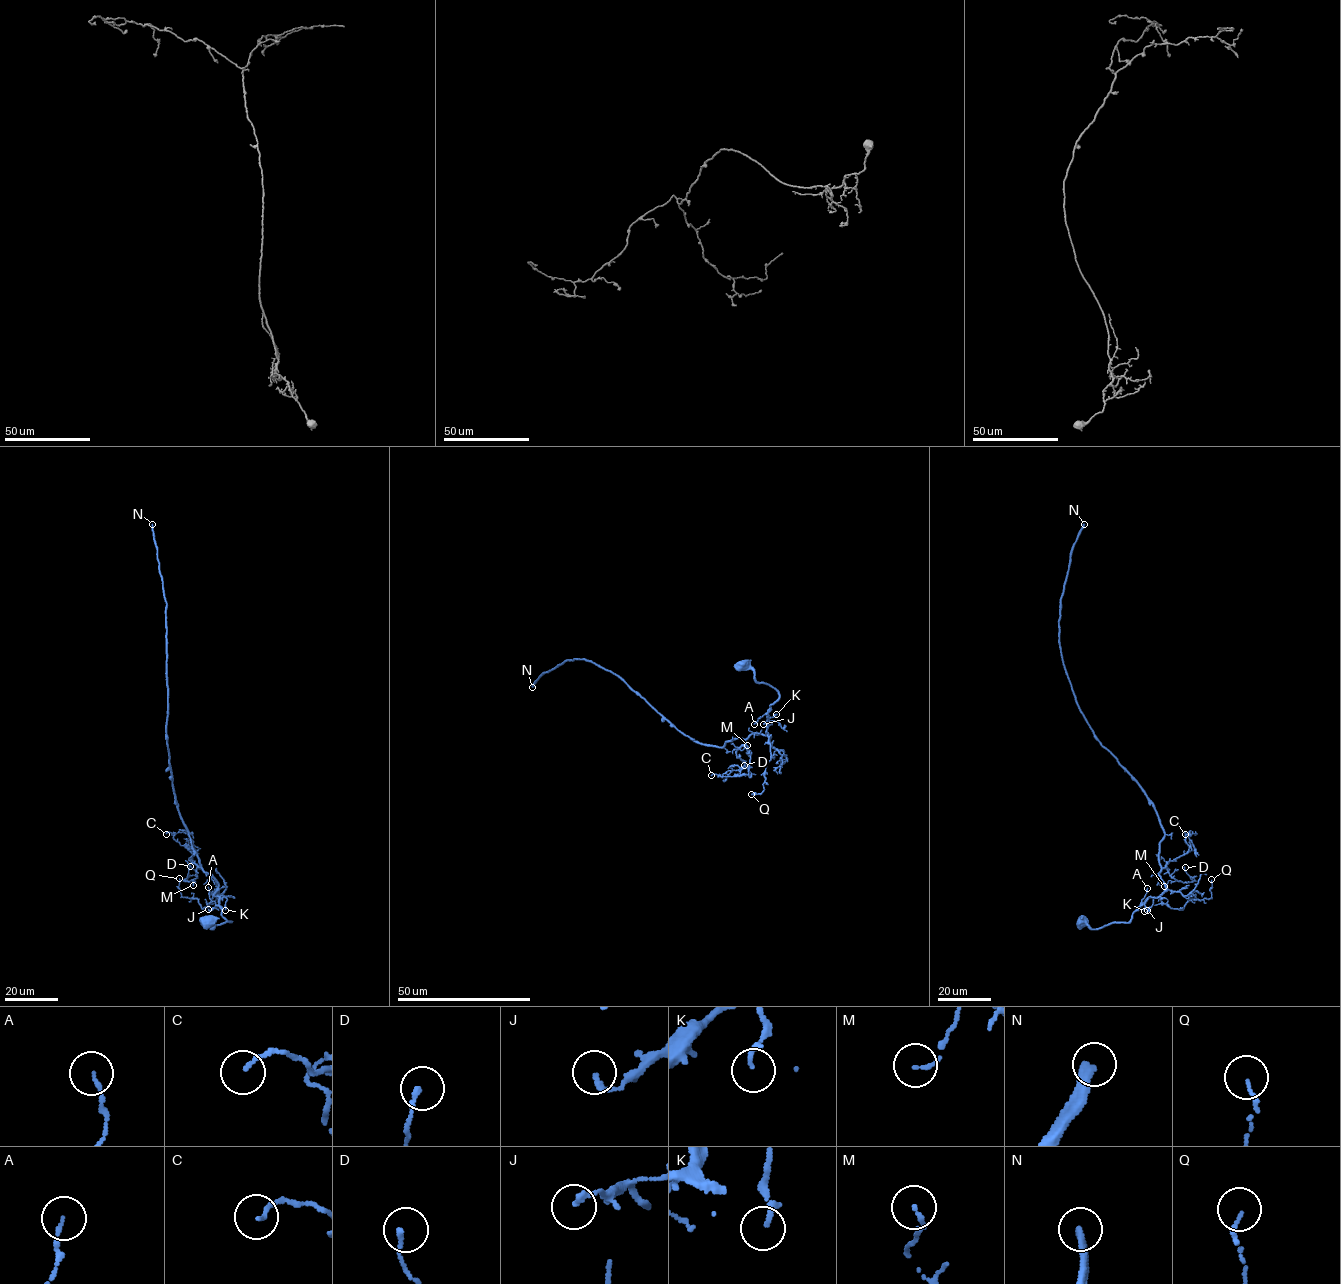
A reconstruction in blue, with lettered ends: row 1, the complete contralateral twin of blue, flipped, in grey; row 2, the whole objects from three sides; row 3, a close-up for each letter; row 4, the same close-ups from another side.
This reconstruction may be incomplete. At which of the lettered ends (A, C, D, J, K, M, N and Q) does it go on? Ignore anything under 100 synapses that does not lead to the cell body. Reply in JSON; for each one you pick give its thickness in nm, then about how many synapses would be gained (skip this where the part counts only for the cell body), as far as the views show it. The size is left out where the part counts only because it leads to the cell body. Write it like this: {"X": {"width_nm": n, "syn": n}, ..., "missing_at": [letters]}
{"N": {"width_nm": 320, "syn": 250}, "missing_at": ["N"]}

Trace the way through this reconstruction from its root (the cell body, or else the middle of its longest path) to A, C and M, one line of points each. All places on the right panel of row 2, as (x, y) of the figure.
A: (1082, 921), (1092, 929), (1129, 922), (1147, 888)
C: (1082, 921), (1092, 929), (1129, 922), (1166, 888), (1162, 868), (1194, 850), (1185, 834)
M: (1082, 921), (1092, 929), (1129, 922), (1166, 888), (1162, 868), (1175, 880), (1164, 886)

